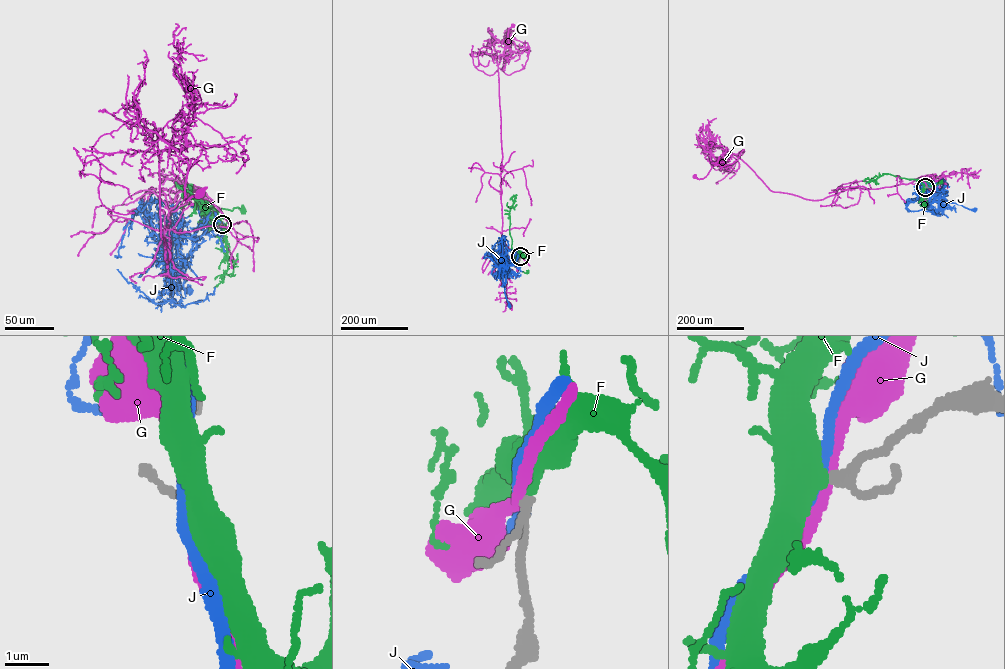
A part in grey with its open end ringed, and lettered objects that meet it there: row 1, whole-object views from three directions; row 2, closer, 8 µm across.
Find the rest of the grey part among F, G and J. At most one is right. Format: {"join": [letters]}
{"join": ["F"]}

